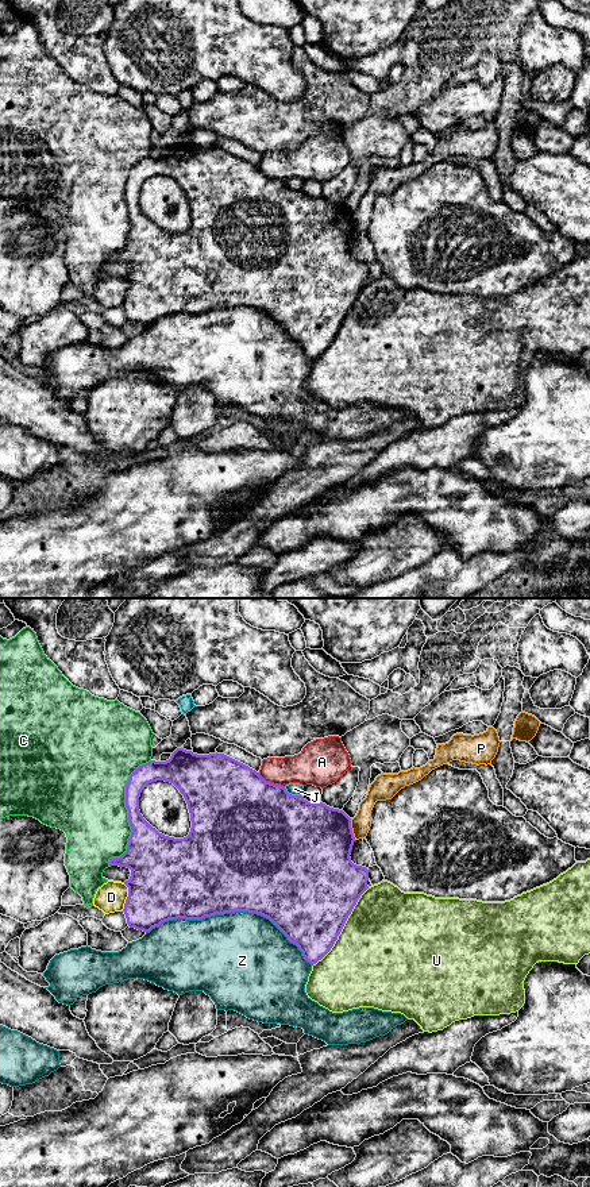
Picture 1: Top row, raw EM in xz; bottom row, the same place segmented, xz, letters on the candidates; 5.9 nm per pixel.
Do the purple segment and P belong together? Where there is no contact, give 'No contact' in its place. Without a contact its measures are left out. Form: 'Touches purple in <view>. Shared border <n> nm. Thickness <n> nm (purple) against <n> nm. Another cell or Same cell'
Touches purple in xz. Shared border 130 nm. Thickness 480 nm (purple) against 120 nm. Another cell

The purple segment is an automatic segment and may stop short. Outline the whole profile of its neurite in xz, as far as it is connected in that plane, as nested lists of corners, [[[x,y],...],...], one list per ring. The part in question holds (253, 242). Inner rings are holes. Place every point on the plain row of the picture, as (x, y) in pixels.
[[[177,143],[166,157],[151,155],[139,161],[130,170],[126,180],[126,203],[128,205],[128,217],[132,224],[127,246],[120,253],[109,254],[108,258],[109,261],[127,262],[131,265],[130,274],[124,277],[128,282],[128,292],[123,304],[130,323],[150,327],[153,323],[159,321],[162,317],[169,315],[203,315],[205,312],[231,307],[257,308],[269,313],[290,338],[296,339],[306,357],[316,359],[331,346],[358,294],[369,284],[369,265],[354,259],[350,253],[355,232],[351,223],[351,213],[343,205],[329,203],[323,197],[308,197],[302,190],[292,190],[284,181],[266,177],[259,167],[224,149],[216,147],[209,150],[197,150],[192,146]],[[157,176],[173,178],[188,199],[192,223],[189,230],[184,234],[174,234],[159,228],[140,209],[140,188],[149,178]]]

